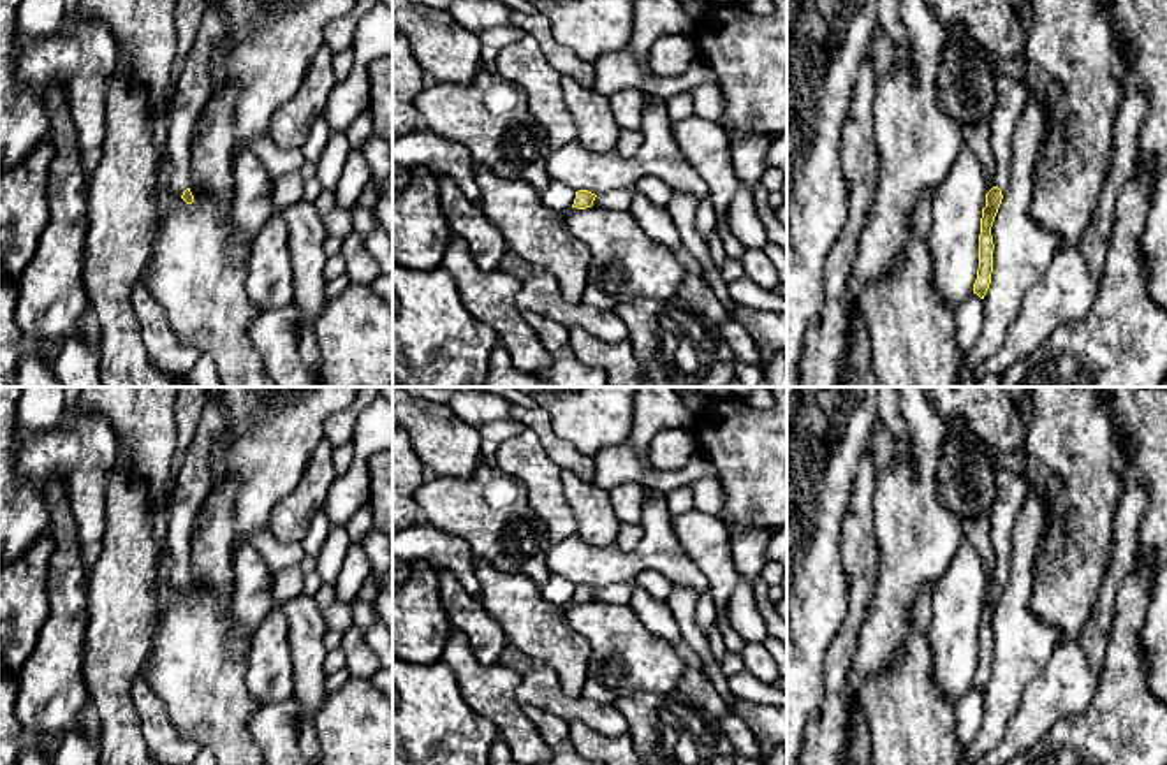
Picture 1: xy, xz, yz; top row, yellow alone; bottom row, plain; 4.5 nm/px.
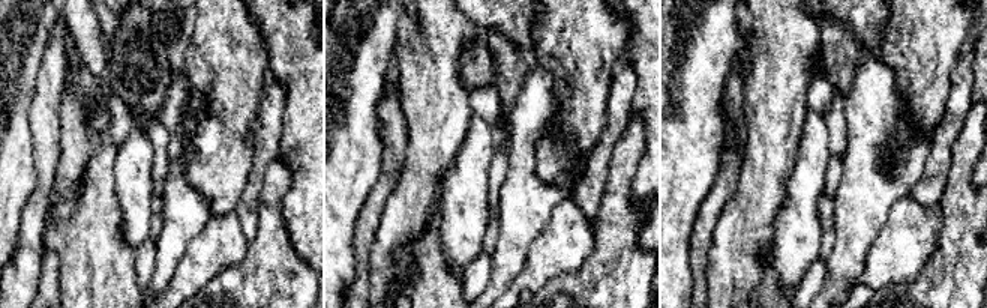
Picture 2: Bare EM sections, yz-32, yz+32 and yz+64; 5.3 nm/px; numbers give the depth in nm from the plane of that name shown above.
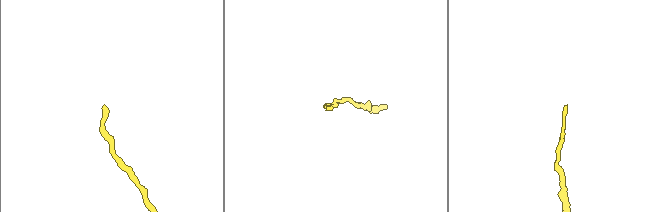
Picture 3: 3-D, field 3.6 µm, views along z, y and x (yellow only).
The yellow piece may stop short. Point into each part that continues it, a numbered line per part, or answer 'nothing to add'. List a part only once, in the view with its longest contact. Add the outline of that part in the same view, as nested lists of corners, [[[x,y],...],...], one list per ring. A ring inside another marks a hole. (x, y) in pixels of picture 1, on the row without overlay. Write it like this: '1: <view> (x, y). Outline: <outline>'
1: yz (1011, 489). Outline: [[[987,443],[986,447],[995,463],[995,473],[996,473],[996,499],[991,510],[991,535],[989,535],[991,545],[996,554],[995,580],[998,580],[1002,584],[1002,589],[1005,589],[1005,586],[1010,580],[1010,561],[1012,561],[1010,535],[1019,508],[1023,505],[1023,499],[1028,494],[1028,489],[1021,471],[1016,475],[1009,473],[998,463],[1000,452]]]

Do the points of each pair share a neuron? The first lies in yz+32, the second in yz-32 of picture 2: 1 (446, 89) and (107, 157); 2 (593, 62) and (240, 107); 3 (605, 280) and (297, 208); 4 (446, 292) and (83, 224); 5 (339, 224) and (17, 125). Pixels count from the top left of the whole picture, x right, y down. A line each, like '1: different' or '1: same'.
1: different
2: same
3: different
4: same
5: same

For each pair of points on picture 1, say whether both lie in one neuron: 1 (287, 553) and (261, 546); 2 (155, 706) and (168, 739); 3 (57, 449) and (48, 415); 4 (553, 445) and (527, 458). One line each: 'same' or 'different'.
1: same
2: same
3: different
4: different

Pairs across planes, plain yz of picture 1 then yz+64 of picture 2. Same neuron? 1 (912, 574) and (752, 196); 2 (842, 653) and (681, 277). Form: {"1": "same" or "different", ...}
{"1": "same", "2": "different"}

